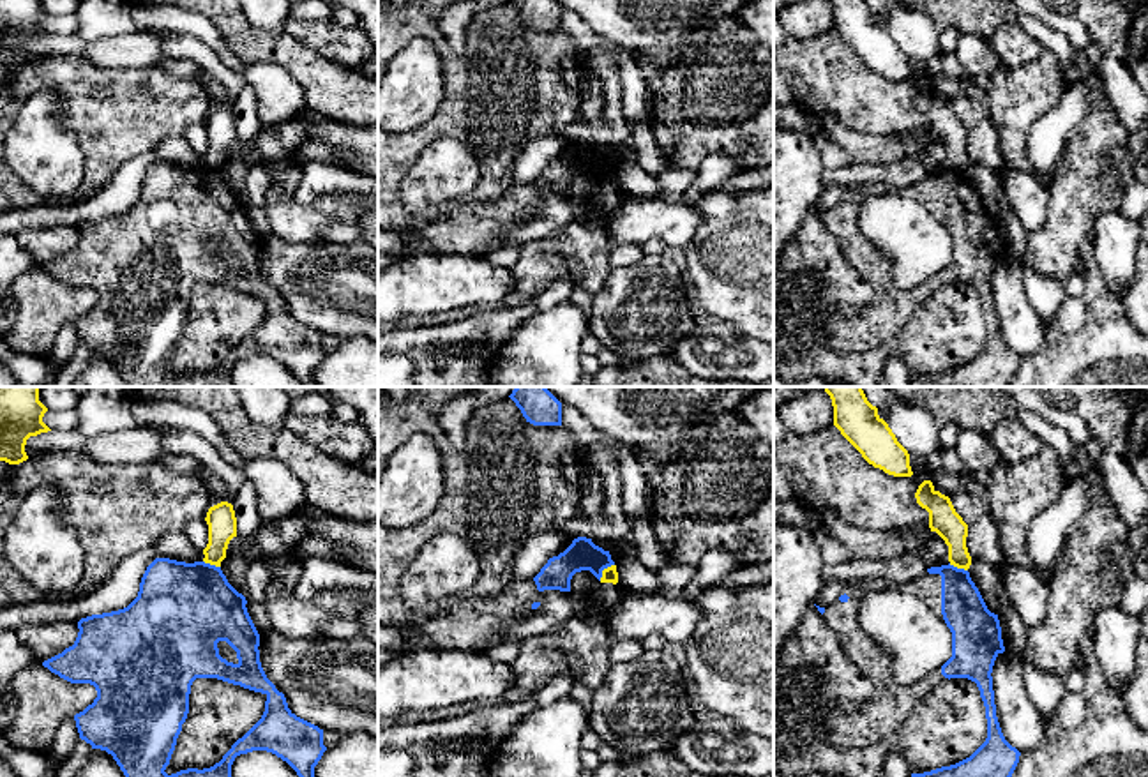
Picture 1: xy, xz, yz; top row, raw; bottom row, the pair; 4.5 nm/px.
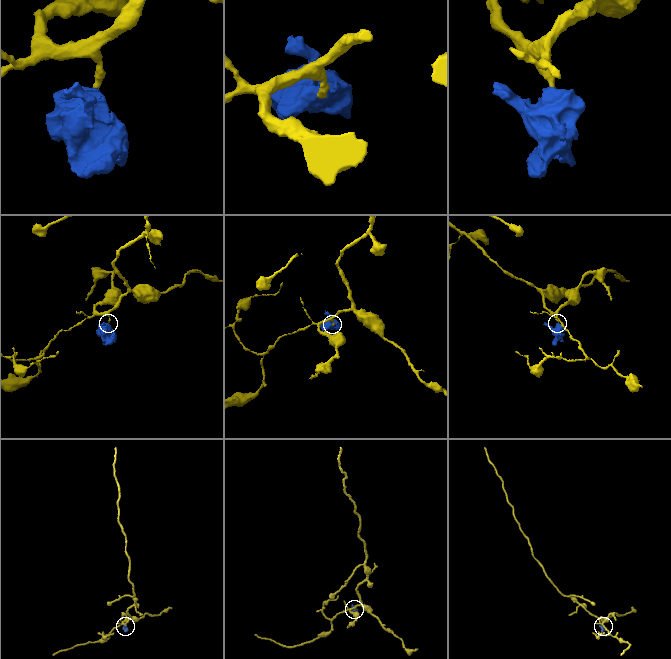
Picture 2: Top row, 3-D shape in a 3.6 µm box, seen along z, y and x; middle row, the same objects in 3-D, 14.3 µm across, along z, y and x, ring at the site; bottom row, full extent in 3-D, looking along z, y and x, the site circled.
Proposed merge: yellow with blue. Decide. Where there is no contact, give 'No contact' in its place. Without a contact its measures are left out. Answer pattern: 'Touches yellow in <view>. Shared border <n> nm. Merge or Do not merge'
Touches yellow in xz. Shared border 100 nm. Do not merge

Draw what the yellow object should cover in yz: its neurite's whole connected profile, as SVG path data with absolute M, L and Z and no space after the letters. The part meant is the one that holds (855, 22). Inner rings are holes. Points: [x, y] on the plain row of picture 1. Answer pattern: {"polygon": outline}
{"polygon": "M830 0L834 30L874 72L911 81L910 58L865 0Z"}

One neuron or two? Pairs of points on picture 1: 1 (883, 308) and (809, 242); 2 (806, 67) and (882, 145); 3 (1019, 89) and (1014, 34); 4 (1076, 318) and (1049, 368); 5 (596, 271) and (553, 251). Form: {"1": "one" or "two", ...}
{"1": "two", "2": "two", "3": "two", "4": "two", "5": "one"}

